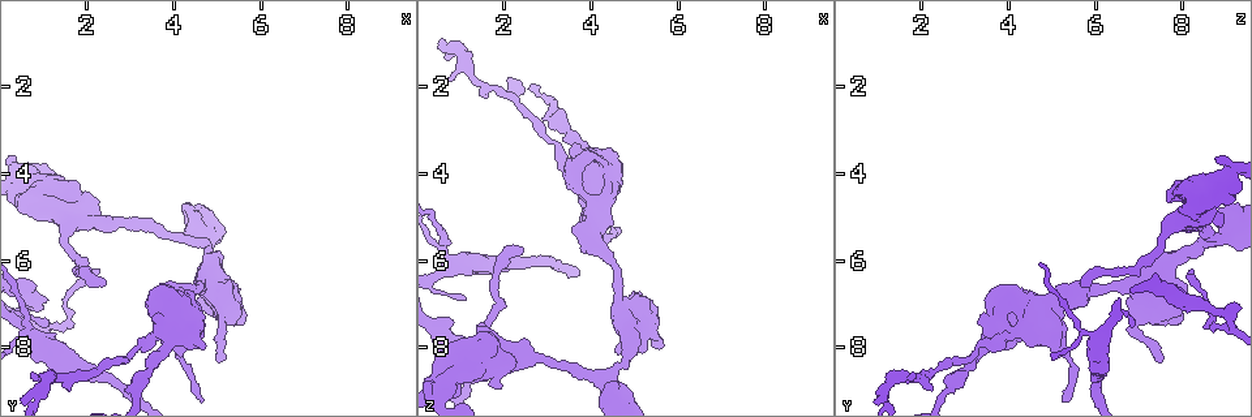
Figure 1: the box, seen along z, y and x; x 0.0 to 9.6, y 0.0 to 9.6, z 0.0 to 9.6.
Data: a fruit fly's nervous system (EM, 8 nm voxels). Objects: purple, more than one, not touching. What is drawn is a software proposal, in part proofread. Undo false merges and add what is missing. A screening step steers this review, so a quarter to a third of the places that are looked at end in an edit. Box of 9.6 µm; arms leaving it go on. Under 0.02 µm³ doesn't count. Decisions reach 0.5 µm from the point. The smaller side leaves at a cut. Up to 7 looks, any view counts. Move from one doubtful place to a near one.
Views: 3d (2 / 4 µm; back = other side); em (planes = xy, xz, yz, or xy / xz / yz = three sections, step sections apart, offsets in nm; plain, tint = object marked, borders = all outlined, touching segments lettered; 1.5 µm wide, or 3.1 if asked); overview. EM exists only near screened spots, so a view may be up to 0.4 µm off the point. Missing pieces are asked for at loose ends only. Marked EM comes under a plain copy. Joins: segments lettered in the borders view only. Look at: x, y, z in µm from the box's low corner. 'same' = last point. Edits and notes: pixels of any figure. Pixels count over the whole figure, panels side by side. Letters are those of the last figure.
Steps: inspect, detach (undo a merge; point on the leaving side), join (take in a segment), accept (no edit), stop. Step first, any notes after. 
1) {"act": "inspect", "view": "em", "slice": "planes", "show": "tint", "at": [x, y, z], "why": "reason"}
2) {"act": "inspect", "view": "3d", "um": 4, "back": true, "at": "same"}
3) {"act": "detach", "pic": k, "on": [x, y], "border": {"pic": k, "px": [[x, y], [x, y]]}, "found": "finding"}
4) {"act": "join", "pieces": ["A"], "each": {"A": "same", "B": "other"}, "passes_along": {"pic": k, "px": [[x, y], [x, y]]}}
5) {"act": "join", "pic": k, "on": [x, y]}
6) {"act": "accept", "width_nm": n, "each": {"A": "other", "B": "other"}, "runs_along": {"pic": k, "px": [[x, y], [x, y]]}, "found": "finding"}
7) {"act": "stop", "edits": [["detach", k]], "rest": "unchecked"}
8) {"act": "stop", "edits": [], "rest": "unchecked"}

{"act": "inspect", "view": "em", "slice": "planes", "show": "borders", "at": [3.70, 7.95, 4.45], "why": "free end"}

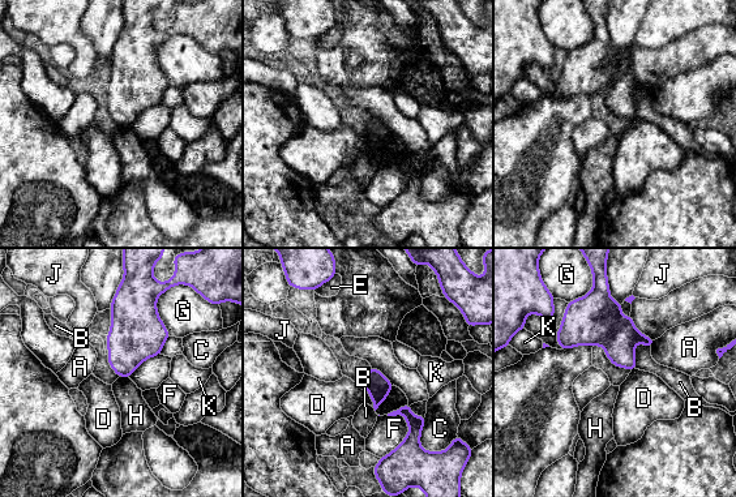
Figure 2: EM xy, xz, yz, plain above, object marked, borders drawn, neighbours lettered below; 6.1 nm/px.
{"act": "accept", "each": {"A": "other", "B": "other", "C": "other", "D": "other", "E": "other", "F": "other", "G": "other", "H": "other", "J": "other", "K": "other"}, "found": "none of them fits"}

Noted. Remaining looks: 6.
{"act": "inspect", "view": "em", "slice": "xz", "step": 8, "show": "tint", "at": [4.10, 5.45, 8.60], "why": "three arms meet"}

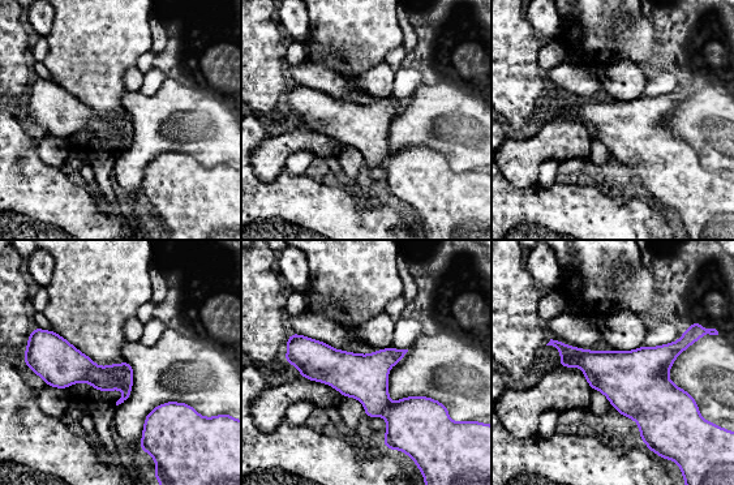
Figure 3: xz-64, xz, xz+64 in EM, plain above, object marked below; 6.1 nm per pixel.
{"act": "inspect", "view": "em", "slice": "xz", "step": 8, "show": "borders", "at": "same", "why": "what lies round it"}

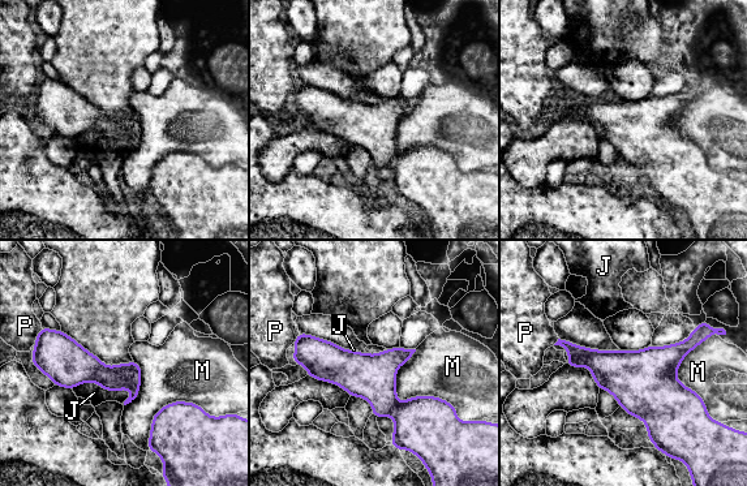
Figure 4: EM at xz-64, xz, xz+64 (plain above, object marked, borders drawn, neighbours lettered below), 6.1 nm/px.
{"act": "accept", "width_nm": 160, "each": {"J": "other", "M": "other", "P": "other"}, "border": {"pic": 4, "px": [[415, 349], [396, 399], [454, 408]]}, "found": "continuous, no second neuron"}

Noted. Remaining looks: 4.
{"act": "inspect", "view": "em", "slice": "planes", "show": "borders", "at": [4.95, 8.30, 7.45], "why": "branch stops here"}

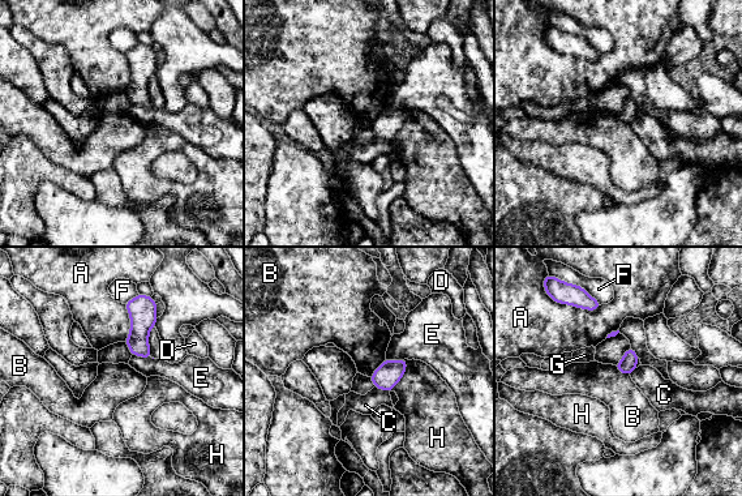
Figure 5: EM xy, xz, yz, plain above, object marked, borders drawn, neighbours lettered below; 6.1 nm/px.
{"act": "accept", "each": {"A": "other", "B": "other", "C": "other", "D": "other", "E": "other", "F": "other", "G": "other", "H": "other"}, "border": {"pic": 5, "px": [[385, 359], [370, 377]]}, "found": "no lettered segment goes on from it"}

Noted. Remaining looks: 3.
{"act": "stop", "edits": [], "rest": "unchecked"}

